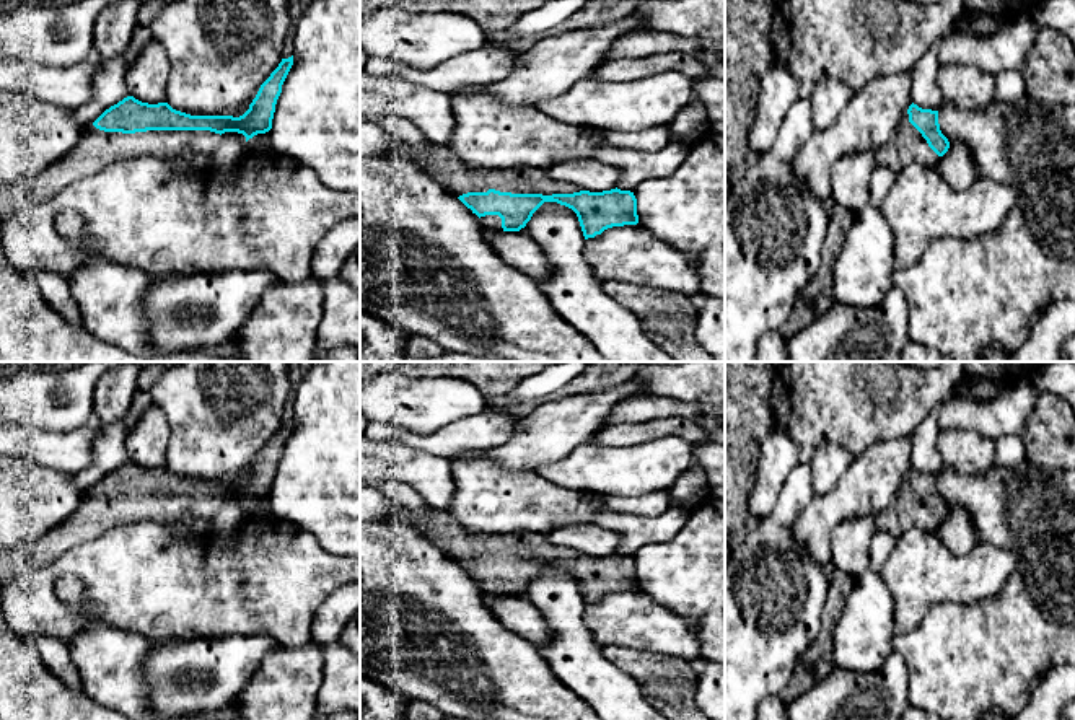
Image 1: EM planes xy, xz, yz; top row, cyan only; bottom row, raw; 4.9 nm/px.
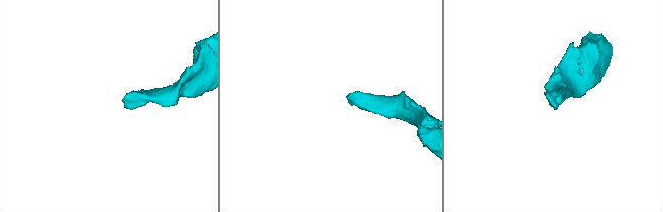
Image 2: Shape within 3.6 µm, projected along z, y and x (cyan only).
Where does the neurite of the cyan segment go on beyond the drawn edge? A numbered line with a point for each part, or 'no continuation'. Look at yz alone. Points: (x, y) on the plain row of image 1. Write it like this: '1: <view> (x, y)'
1: yz (908, 510)

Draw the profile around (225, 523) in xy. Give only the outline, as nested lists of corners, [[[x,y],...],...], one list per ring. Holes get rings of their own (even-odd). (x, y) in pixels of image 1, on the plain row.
[[[225,497],[220,500],[220,508],[212,515],[207,534],[225,546],[233,546],[238,539],[238,531],[246,518],[246,502],[238,497]]]

